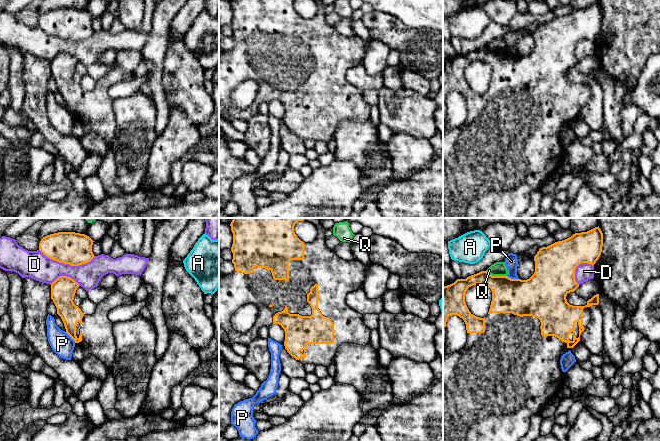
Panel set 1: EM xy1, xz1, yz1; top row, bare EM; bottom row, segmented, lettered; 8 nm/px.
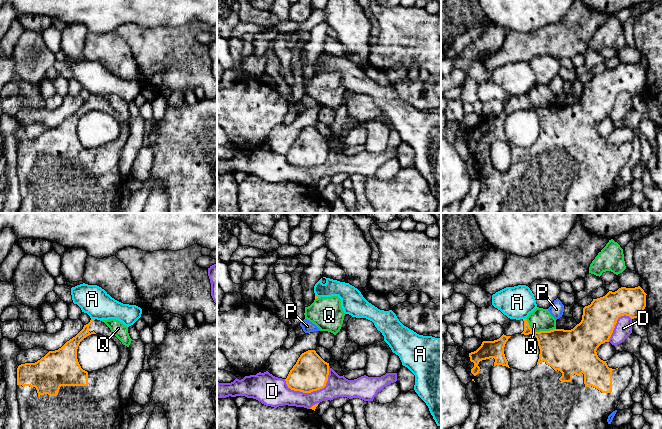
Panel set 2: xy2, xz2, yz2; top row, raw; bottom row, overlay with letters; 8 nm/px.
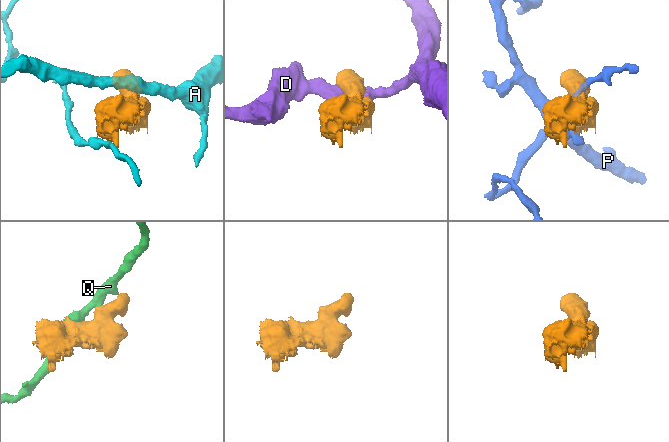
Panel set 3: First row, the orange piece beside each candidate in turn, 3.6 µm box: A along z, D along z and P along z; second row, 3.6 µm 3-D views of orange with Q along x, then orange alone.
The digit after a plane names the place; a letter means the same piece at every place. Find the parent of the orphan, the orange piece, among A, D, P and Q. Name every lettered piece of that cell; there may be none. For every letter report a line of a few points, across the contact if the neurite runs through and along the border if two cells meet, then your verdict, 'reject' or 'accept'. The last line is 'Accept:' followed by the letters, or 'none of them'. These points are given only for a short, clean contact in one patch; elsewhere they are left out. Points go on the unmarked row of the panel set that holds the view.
A: line xy2 (91, 94), (94, 95); reject
D: reject
P: reject
Q: line yz2 (525, 94), (533, 107), (555, 105); reject
Accept: none of them

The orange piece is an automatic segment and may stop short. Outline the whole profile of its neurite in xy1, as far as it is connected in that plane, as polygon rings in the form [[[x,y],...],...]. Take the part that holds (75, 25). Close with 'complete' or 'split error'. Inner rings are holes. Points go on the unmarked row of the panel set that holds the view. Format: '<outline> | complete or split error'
[[[58,8],[43,13],[39,19],[39,26],[52,36],[79,42],[95,33],[92,28],[93,18],[85,10]]] | complete

